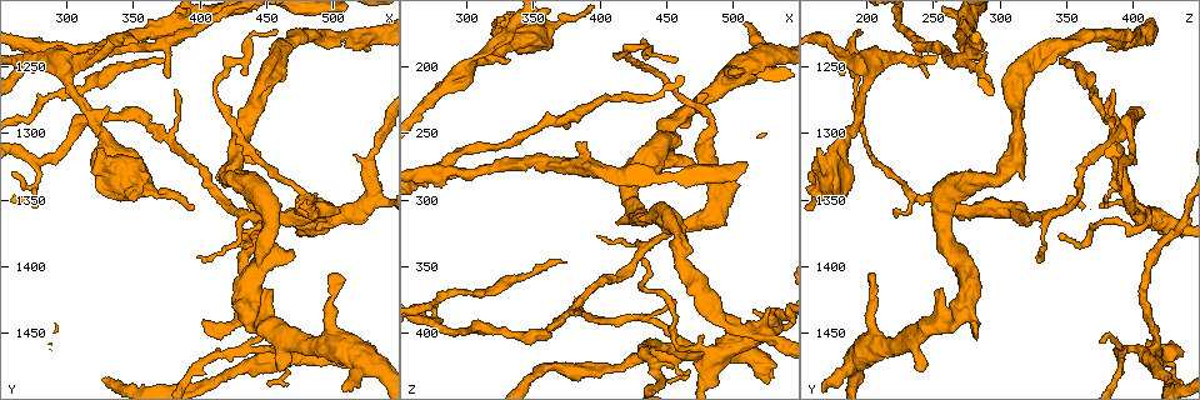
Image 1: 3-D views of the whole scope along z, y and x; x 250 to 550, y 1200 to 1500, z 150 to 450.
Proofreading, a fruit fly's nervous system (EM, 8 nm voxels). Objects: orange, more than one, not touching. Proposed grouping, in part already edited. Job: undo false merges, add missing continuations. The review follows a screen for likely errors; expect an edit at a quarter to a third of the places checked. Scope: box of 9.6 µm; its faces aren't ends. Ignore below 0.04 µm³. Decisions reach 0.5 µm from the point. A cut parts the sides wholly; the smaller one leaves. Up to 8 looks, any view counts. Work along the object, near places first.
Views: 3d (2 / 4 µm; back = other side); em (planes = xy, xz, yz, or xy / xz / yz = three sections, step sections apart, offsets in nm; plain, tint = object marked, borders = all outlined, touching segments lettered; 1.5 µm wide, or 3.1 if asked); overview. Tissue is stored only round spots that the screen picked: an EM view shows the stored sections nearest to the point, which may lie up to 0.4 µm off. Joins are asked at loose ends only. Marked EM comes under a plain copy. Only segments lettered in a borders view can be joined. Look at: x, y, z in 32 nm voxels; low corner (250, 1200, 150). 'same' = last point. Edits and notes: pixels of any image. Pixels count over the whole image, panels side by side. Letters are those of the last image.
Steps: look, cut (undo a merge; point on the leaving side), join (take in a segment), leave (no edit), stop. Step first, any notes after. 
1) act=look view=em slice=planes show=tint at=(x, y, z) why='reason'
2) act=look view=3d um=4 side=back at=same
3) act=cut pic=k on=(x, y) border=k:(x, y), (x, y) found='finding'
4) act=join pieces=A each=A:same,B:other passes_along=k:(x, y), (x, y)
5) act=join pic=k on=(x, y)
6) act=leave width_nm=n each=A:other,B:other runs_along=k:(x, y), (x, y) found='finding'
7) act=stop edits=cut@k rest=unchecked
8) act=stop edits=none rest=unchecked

act=look view=em slice=xy step=4 show=borders at=(322, 1310, 170) why='free end'

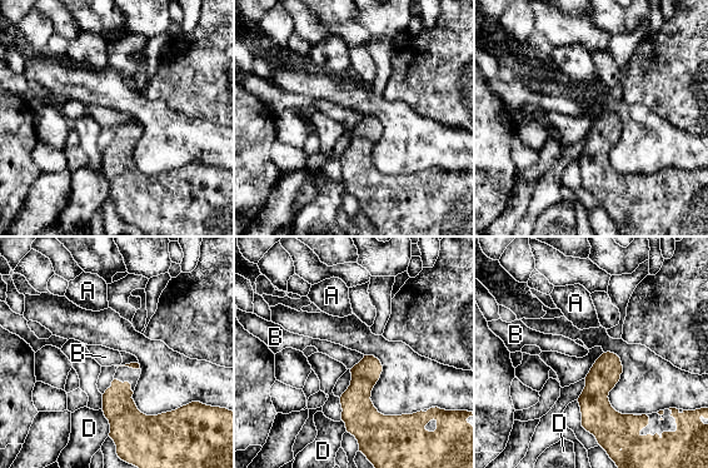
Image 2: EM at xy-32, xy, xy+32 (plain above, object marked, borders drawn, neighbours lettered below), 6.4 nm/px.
act=leave longest_contact=D:190nm each=A:other,B:other,D:other border=2:(364, 356), (350, 369) found='none of them fits'

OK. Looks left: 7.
act=look view=em slice=xz step=4 show=tint at=(300, 1258, 202) why='three-way junction'

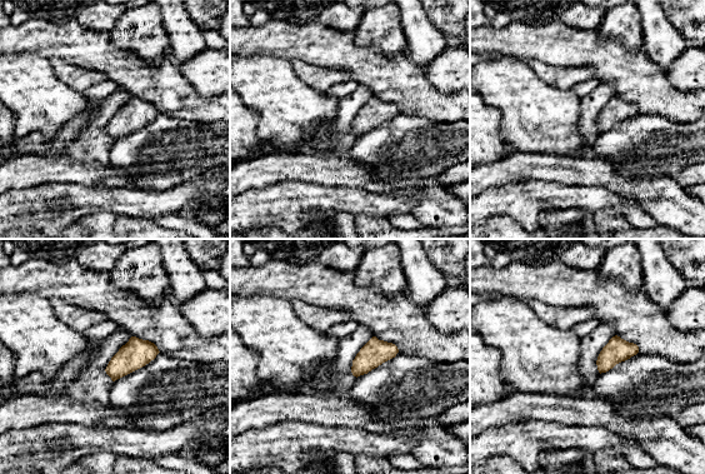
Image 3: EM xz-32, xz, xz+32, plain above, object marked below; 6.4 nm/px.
act=look view=em slice=planes show=borders at=same

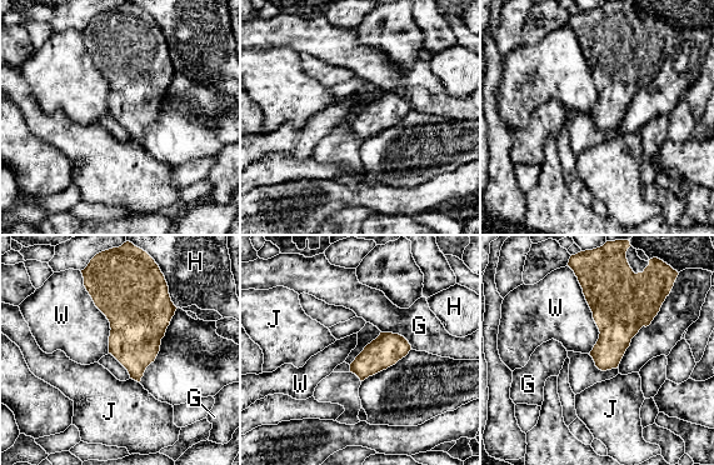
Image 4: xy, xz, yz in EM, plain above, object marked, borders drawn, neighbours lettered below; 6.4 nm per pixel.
act=leave each=G:other,H:other,J:other,W:other border=4:(574, 274), (599, 333), (589, 354) found='continuous, no second neuron'

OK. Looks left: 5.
act=look view=em slice=planes show=borders at=(412, 1270, 192) why='a narrow waist'

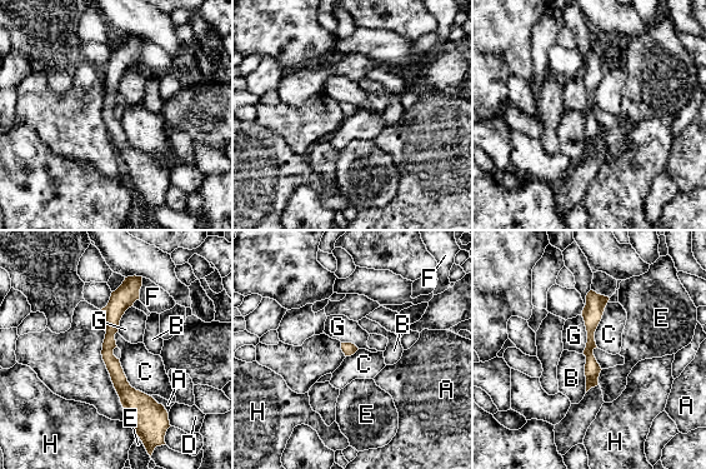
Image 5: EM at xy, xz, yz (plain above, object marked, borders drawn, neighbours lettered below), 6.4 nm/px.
act=leave each=A:other,B:other,C:other,D:other,E:other,F:other,G:other,H:other border=5:(581, 314), (586, 332), (584, 353) found='all the same neuron'

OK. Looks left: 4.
act=stop edits=none rest=unchecked

